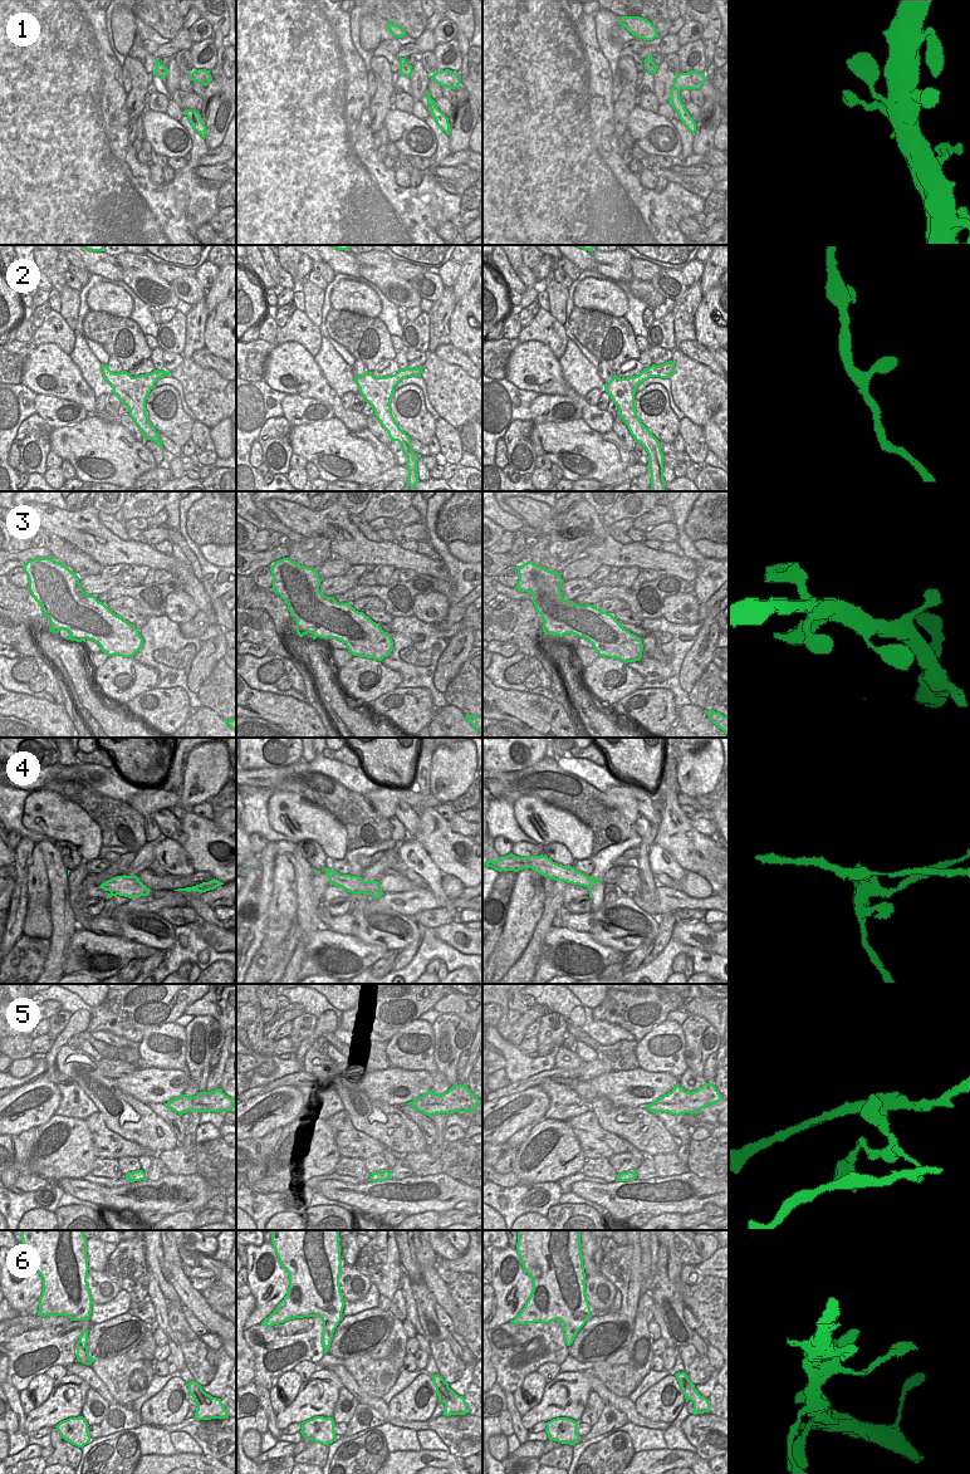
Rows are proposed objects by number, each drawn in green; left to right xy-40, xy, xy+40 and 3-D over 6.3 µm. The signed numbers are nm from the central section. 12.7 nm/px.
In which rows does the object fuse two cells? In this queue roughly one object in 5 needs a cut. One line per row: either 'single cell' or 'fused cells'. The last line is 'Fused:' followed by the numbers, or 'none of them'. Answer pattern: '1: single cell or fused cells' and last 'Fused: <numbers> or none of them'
1: single cell
2: single cell
3: single cell
4: fused cells
5: fused cells
6: single cell
Fused: 4, 5

